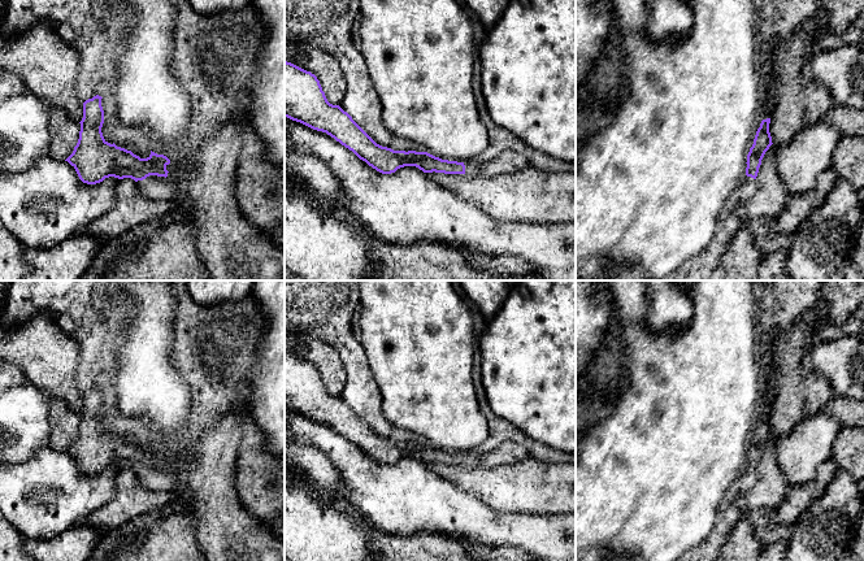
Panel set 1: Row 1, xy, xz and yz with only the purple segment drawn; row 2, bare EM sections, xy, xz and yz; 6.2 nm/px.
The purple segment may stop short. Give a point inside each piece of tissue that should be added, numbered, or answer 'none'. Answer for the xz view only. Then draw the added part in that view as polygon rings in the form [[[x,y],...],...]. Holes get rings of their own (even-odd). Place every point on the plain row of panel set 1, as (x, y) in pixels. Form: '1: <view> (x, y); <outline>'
1: xz (508, 452); [[[503,442],[492,451],[483,453],[464,453],[465,465],[483,469],[498,468],[505,464],[513,464],[529,456],[527,449],[522,444],[515,442]]]

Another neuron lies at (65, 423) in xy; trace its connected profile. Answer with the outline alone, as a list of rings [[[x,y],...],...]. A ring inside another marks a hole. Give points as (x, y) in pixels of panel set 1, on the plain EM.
[[[52,399],[49,421],[52,431],[48,447],[58,452],[66,451],[78,434],[81,414],[70,410],[62,399]]]

